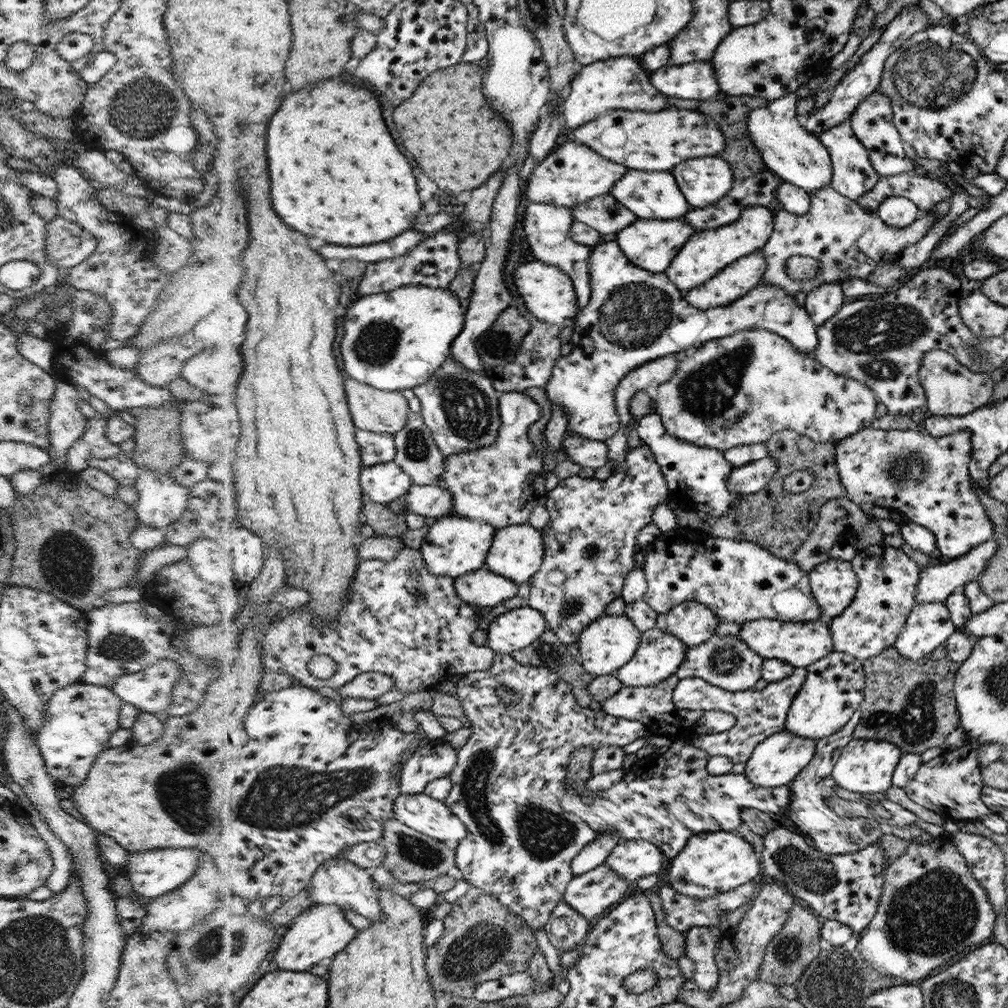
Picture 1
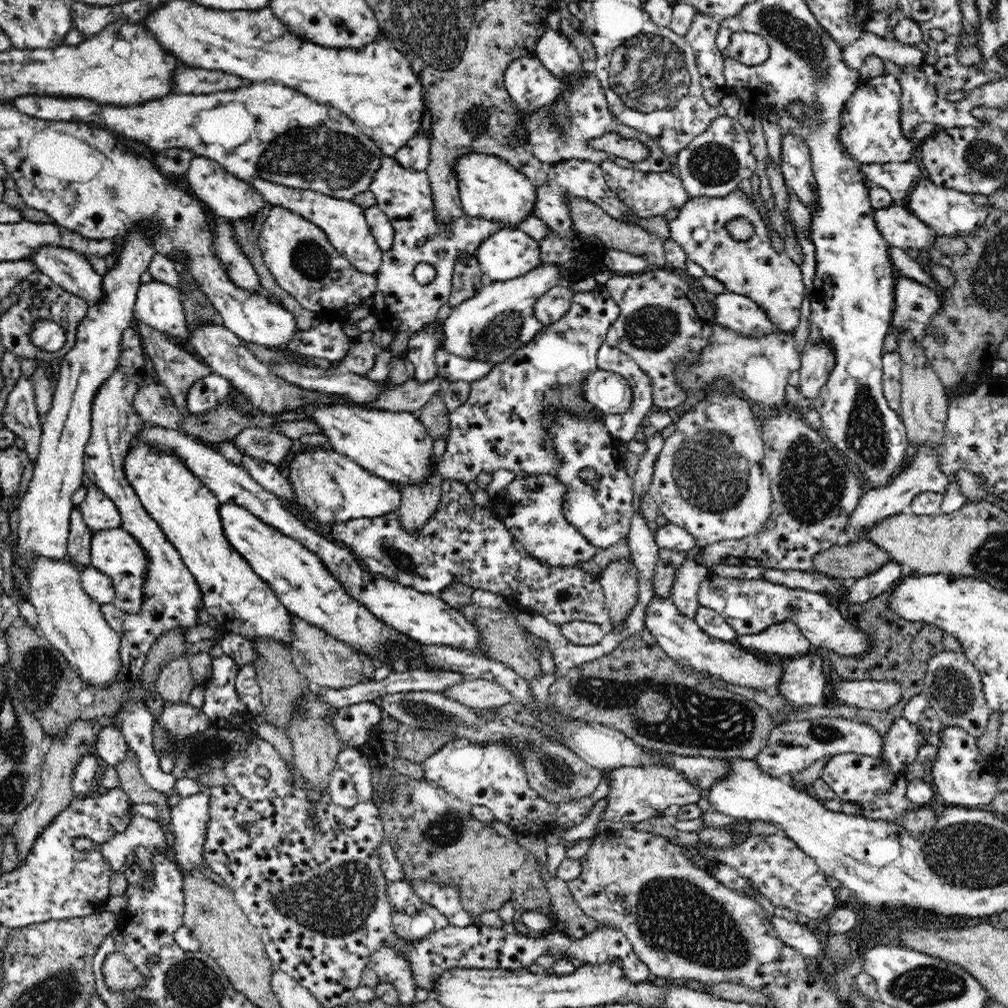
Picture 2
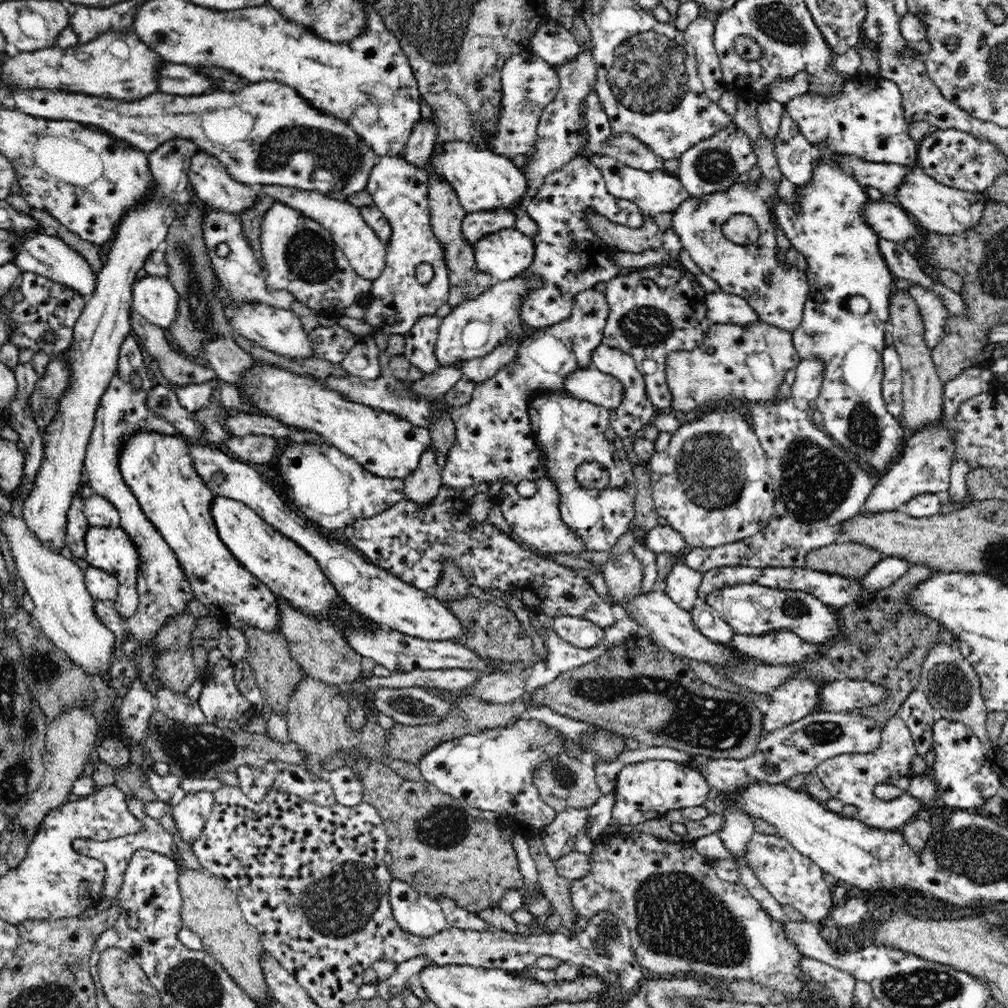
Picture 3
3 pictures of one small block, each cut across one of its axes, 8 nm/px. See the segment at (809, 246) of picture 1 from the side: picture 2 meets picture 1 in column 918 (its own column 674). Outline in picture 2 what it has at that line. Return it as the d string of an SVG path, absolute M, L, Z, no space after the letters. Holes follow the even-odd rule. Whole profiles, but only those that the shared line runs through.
M736 189L723 197L691 197L669 221L669 229L670 239L684 249L687 258L702 266L708 276L723 282L727 292L752 299L768 312L772 323L783 333L792 333L798 328L805 296L800 265L770 245L770 231L758 207L744 192ZM736 217L746 217L754 225L752 238L734 240L730 236L725 224Z

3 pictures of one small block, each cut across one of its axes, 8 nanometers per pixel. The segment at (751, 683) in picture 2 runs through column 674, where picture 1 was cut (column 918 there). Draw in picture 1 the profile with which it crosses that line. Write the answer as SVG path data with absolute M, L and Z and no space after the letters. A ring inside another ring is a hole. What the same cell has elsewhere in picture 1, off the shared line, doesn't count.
M923 602L909 612L893 647L909 660L921 660L957 630L944 602Z

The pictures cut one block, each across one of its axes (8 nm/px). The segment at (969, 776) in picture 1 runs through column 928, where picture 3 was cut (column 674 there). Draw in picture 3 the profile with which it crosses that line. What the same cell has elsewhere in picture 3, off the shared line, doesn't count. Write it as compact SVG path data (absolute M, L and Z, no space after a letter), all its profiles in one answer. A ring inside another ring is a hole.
M644 760L624 766L617 775L614 794L616 804L611 825L646 822L652 818L662 818L670 810L704 806L711 787L700 772L688 762L672 760Z

